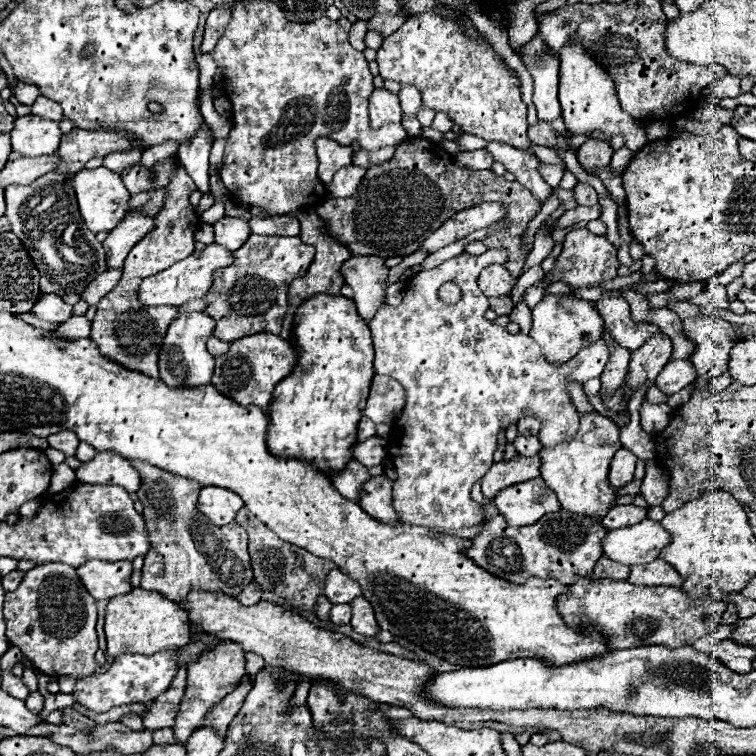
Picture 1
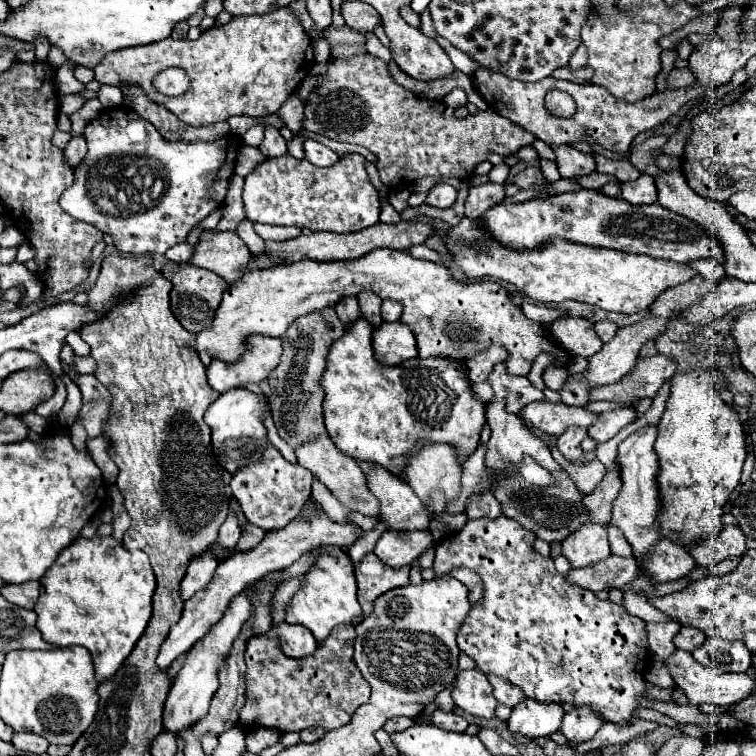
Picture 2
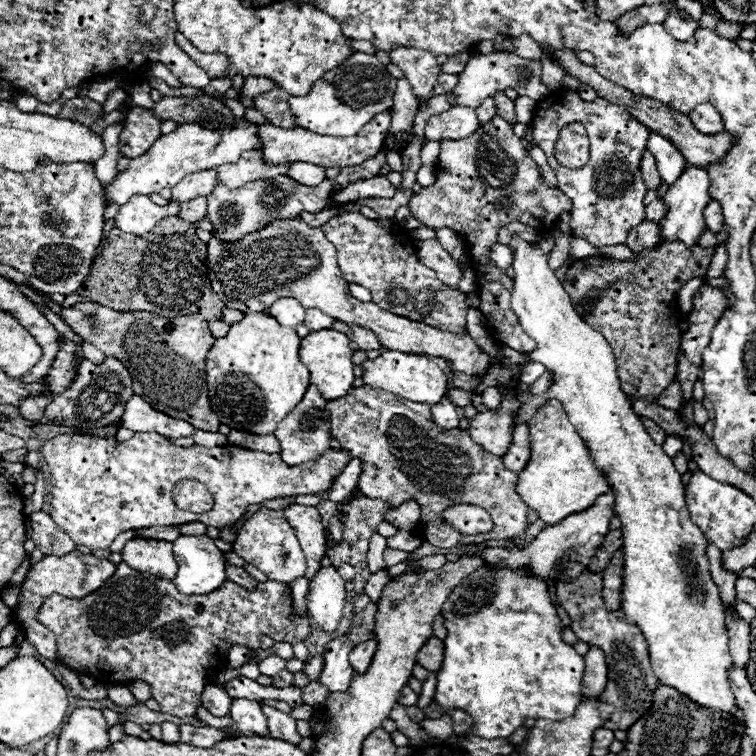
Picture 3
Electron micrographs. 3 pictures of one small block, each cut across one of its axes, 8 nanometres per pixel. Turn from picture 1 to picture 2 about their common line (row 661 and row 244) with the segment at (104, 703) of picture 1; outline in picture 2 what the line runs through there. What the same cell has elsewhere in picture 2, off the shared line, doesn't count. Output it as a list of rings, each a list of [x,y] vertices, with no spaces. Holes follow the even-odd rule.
[[[110,108],[102,110],[100,116],[102,118],[86,124],[84,134],[88,142],[88,154],[86,160],[82,160],[82,164],[74,170],[76,180],[68,190],[72,202],[60,202],[62,210],[76,220],[84,220],[110,234],[120,252],[164,254],[170,246],[186,242],[192,226],[222,206],[228,180],[234,172],[234,160],[240,146],[238,138],[228,136],[214,142],[168,142],[154,130],[154,126],[150,126],[150,122],[138,118],[134,110],[126,112],[124,108]]]

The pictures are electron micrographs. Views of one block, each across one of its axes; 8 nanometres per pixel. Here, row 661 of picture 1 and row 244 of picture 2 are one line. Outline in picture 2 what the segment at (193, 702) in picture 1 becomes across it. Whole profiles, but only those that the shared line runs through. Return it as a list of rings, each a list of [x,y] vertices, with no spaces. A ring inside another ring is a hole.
[[[202,232],[192,262],[222,276],[228,286],[242,280],[252,256],[234,232]]]

